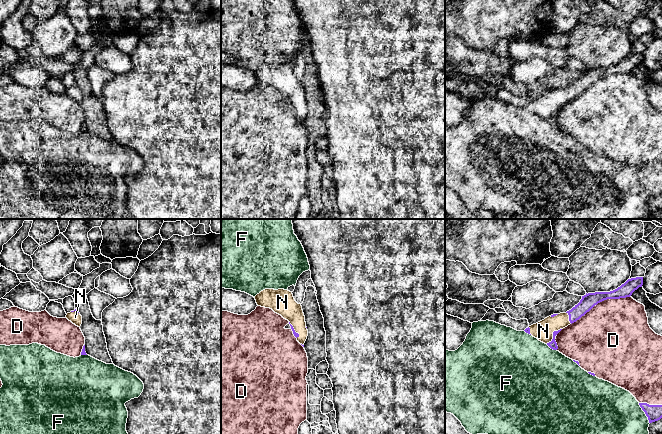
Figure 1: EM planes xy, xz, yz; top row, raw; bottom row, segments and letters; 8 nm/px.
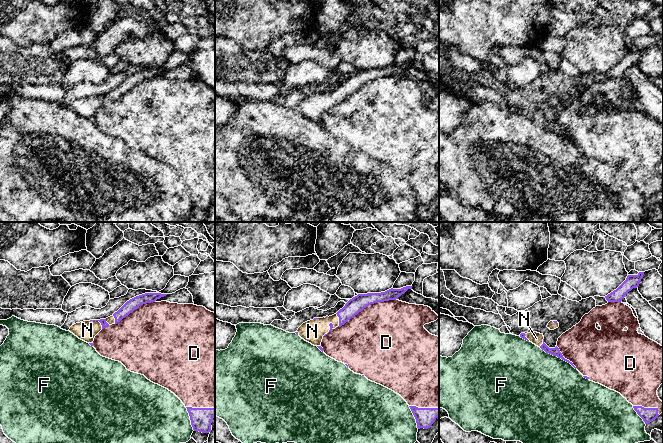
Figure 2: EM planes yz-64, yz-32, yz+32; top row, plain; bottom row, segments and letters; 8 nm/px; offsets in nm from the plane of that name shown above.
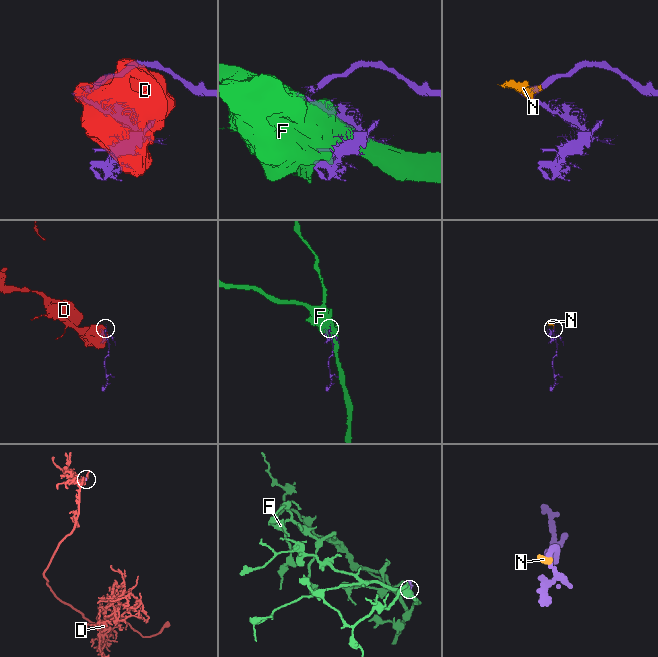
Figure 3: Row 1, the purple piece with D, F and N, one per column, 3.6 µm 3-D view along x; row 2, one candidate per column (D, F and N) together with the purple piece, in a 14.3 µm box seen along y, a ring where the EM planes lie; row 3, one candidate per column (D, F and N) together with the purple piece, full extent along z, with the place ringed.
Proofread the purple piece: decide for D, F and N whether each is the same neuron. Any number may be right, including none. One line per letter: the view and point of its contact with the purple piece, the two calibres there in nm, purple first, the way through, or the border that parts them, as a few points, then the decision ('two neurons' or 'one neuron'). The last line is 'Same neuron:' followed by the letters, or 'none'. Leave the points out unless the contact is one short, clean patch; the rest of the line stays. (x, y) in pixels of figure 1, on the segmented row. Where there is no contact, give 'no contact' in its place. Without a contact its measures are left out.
D: yz (613, 298) | 120/500 nm | two neurons
F: yz (645, 413) | 130/380 nm | two neurons
N: yz (553, 335) | 60/160 nm | across yz (553, 345), (553, 335), (549, 331), (543, 331) | one neuron
Same neuron: N

